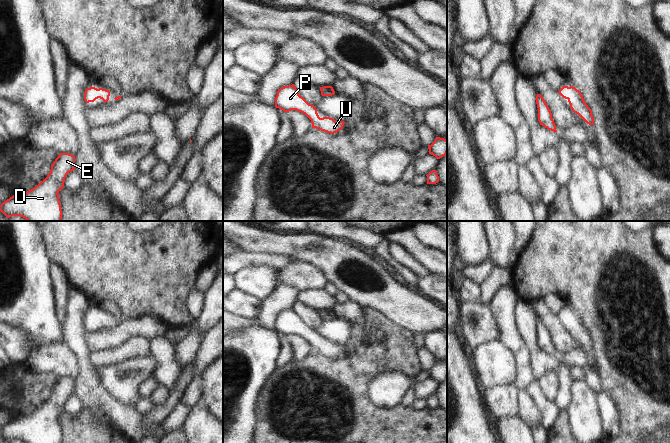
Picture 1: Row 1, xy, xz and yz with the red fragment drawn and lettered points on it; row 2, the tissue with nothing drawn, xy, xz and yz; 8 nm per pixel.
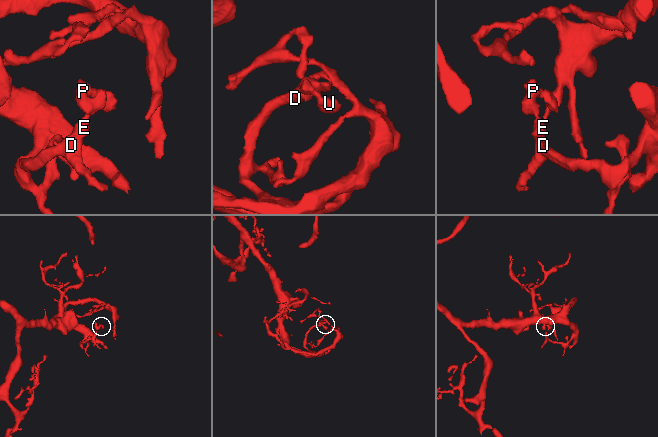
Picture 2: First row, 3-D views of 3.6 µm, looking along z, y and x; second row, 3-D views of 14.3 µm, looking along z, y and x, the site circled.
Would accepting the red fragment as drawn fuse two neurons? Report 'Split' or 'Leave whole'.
Leave whole.

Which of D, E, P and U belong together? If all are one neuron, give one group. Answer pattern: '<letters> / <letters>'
D E P U

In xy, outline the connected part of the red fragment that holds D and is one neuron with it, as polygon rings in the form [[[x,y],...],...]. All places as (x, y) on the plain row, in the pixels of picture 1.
[[[60,377],[43,405],[33,413],[4,425],[0,429],[0,435],[7,442],[20,440],[25,443],[62,443],[58,417],[64,411],[67,398],[73,394],[75,380]]]

